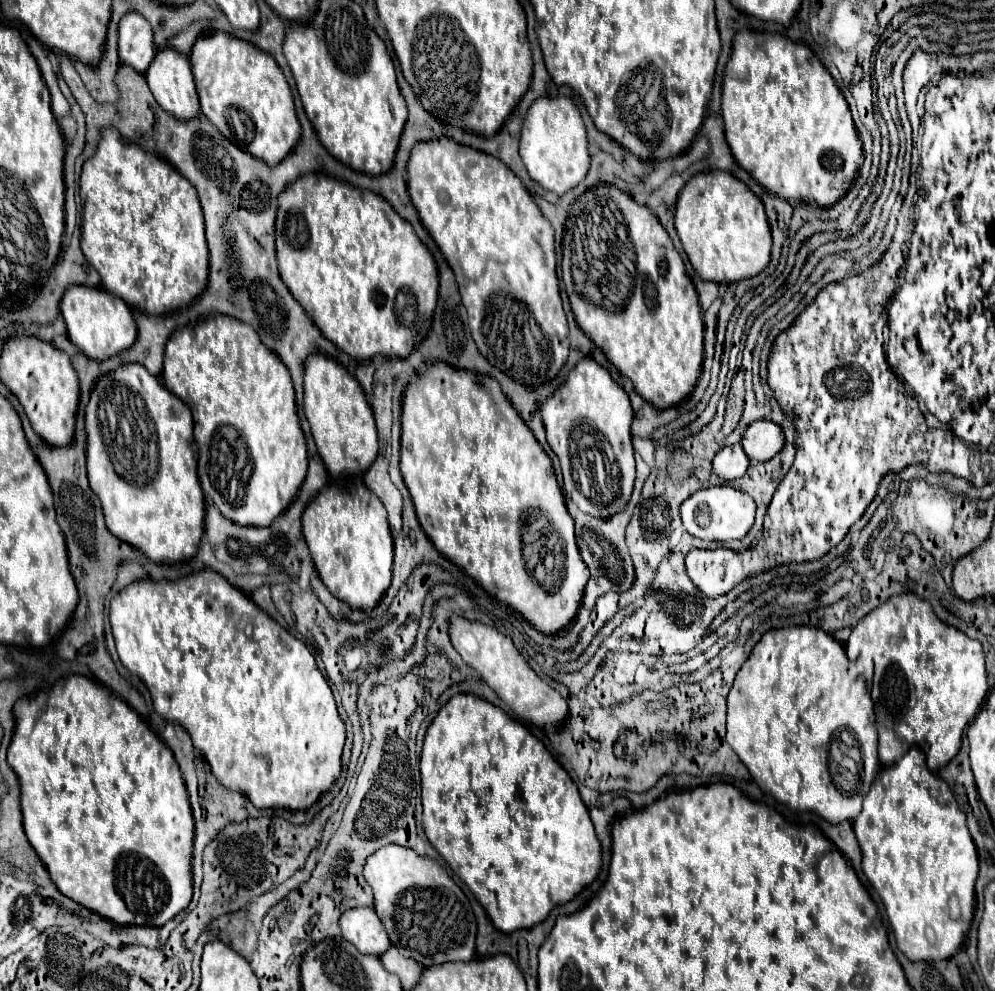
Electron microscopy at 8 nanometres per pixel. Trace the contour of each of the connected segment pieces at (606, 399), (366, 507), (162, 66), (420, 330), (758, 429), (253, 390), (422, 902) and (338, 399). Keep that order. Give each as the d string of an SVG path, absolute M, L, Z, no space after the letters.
M591 356L579 360L567 382L543 404L547 442L561 462L565 490L579 510L595 518L605 520L621 512L631 498L635 482L631 420L633 410L625 390Z
M359 482L359 492L355 486L347 486L343 492L339 492L337 486L323 488L323 492L319 492L303 512L303 536L309 546L315 570L333 596L357 610L373 610L381 602L391 582L393 536L383 502L371 490L367 490L363 482Z
M163 48L157 52L155 60L151 62L151 68L145 72L149 88L157 100L157 104L167 110L169 114L173 114L177 120L191 120L197 118L201 112L199 106L199 96L195 90L195 80L191 74L191 64L189 58L183 56L181 52L175 52L173 48Z
M321 172L303 174L299 176L291 186L283 190L279 196L279 212L277 212L277 260L279 260L279 272L283 276L283 282L287 284L289 292L295 296L295 300L303 306L307 316L315 322L315 326L321 330L321 334L331 340L339 350L349 354L355 360L371 360L373 356L385 356L385 358L407 358L425 338L433 322L433 310L437 306L437 288L439 288L439 274L437 264L427 250L427 246L415 236L415 230L411 224L407 224L379 194L367 192L361 188L353 188L351 184L345 184L337 178L329 178Z
M755 420L741 440L751 460L771 460L785 444L785 432L771 420Z
M209 316L207 320L199 320L197 324L183 326L171 334L171 340L167 342L167 348L165 348L163 382L193 412L195 440L199 444L199 480L201 480L205 496L213 500L213 504L223 512L223 516L227 516L229 520L233 520L239 526L269 526L293 502L293 498L297 496L297 492L305 480L305 474L307 474L307 444L305 444L305 436L303 436L299 416L297 416L295 388L293 388L293 382L289 376L289 370L285 368L281 358L275 352L271 352L259 340L259 336L255 336L255 330L249 324L243 324L241 320L231 320L231 316Z
M389 844L367 858L363 874L375 894L375 912L385 924L391 944L403 956L427 968L453 960L471 962L475 958L477 922L471 904L441 864L415 854L411 848Z
M321 354L309 356L305 364L305 416L317 450L333 478L351 478L367 472L377 458L377 428L359 382L337 362Z

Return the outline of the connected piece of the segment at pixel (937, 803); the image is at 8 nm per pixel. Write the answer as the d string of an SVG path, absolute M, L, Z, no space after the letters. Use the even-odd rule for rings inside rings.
M911 748L893 766L881 768L875 784L863 798L863 810L855 818L853 830L863 854L863 872L885 904L901 952L909 960L951 958L963 944L973 920L979 858L973 838L967 830L965 814L959 810L949 786L939 776L929 772L925 756L919 752L919 748ZM953 896L955 908L949 906Z

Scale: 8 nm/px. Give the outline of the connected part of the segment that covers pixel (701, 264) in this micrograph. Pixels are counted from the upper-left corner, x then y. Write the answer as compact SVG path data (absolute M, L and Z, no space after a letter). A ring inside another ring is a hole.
M723 170L693 176L679 194L675 228L695 272L707 282L739 282L757 276L771 258L771 230L763 202Z

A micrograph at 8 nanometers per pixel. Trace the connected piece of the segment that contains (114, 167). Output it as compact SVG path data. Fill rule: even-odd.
M115 128L103 132L93 158L81 172L81 250L101 274L109 294L151 316L191 304L209 282L209 250L195 188L163 160L121 140Z

